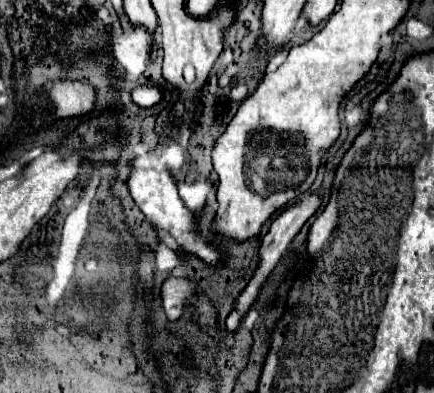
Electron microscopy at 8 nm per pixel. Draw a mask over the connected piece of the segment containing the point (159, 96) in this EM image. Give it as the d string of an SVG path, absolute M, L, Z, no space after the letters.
M158 84L136 86L136 88L132 88L130 96L132 96L132 102L136 106L140 106L140 108L152 108L152 106L156 106L156 104L160 104L164 100L162 88Z

